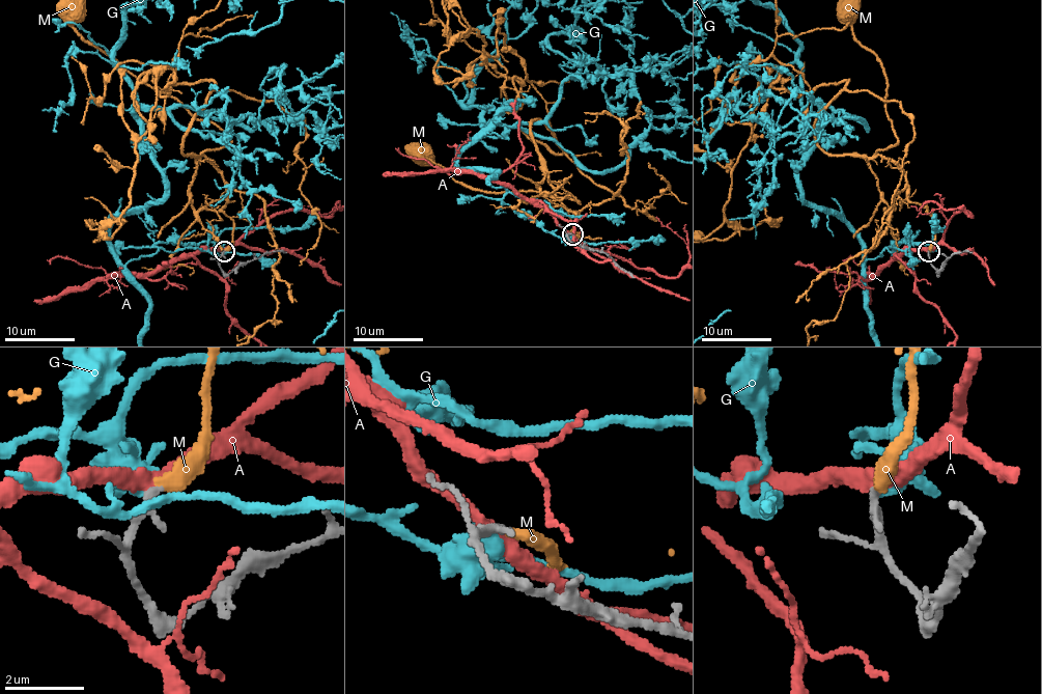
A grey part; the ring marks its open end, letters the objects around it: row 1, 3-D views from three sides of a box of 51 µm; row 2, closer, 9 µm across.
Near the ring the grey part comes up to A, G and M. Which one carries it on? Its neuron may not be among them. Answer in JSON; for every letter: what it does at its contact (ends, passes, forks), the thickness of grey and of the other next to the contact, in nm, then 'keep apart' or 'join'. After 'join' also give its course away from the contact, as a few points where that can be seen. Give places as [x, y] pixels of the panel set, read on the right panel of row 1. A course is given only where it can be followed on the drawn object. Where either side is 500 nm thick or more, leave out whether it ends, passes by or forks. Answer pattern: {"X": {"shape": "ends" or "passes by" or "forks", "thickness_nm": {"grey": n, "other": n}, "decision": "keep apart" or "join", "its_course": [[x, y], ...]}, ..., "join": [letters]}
{"A": {"shape": "passes by", "thickness_nm": {"grey": 260, "other": 380}, "decision": "keep apart"}, "G": {"shape": "passes by", "thickness_nm": {"grey": 260, "other": 400}, "decision": "keep apart"}, "M": {"shape": "ends", "thickness_nm": {"grey": 240, "other": 380}, "decision": "join"}, "join": ["M"]}

